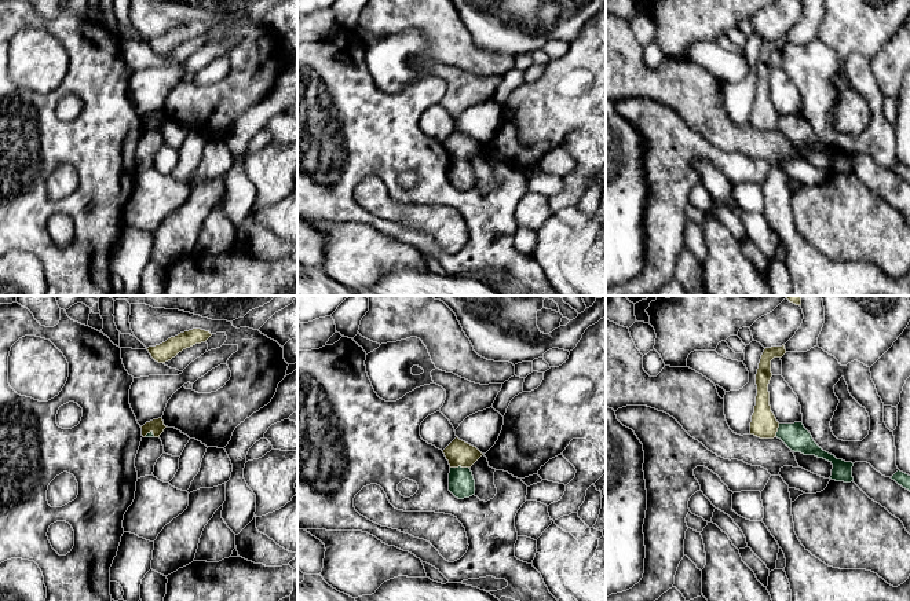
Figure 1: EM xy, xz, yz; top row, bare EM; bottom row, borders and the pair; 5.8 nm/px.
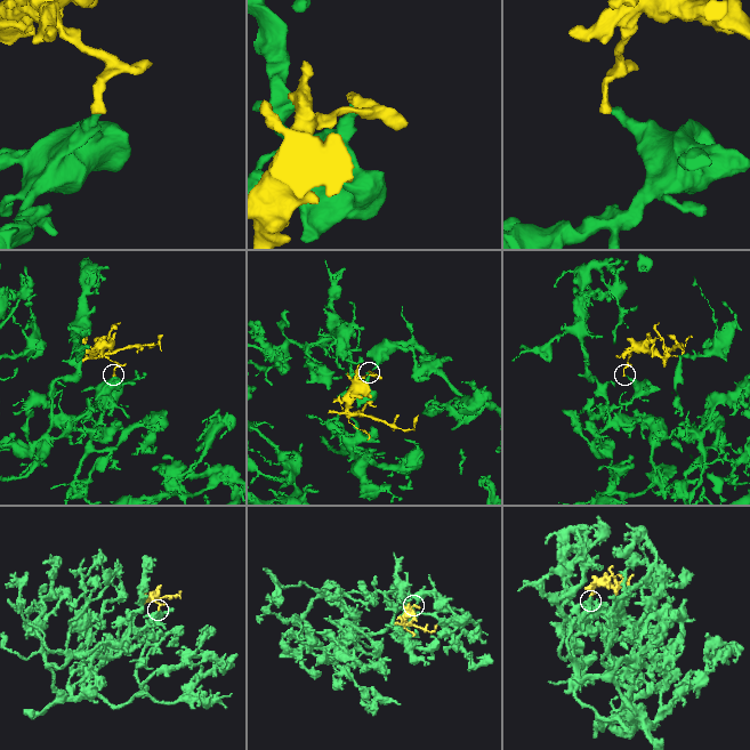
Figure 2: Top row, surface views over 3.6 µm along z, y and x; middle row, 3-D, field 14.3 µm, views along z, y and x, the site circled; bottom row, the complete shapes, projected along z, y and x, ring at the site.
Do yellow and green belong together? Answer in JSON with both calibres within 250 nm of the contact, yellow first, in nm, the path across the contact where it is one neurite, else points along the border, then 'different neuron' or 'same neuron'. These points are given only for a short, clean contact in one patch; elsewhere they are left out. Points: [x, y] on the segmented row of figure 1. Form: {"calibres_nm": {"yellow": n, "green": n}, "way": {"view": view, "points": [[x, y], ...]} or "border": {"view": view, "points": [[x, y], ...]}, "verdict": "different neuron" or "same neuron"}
{"calibres_nm": {"yellow": 150, "green": 160}, "border": {"view": "xz", "points": [[468, 466], [450, 468]]}, "verdict": "different neuron"}

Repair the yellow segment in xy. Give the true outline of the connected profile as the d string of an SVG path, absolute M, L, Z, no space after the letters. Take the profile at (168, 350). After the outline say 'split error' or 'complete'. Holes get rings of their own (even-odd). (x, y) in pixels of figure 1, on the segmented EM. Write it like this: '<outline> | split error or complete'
M193 329L171 337L160 345L149 347L147 351L156 362L165 363L183 349L205 342L211 336L212 334L209 331Z | complete

